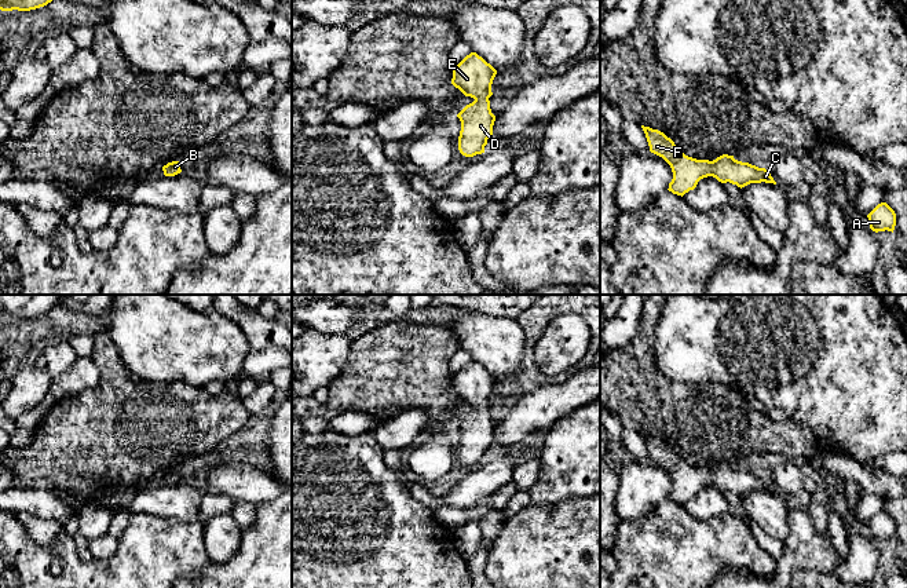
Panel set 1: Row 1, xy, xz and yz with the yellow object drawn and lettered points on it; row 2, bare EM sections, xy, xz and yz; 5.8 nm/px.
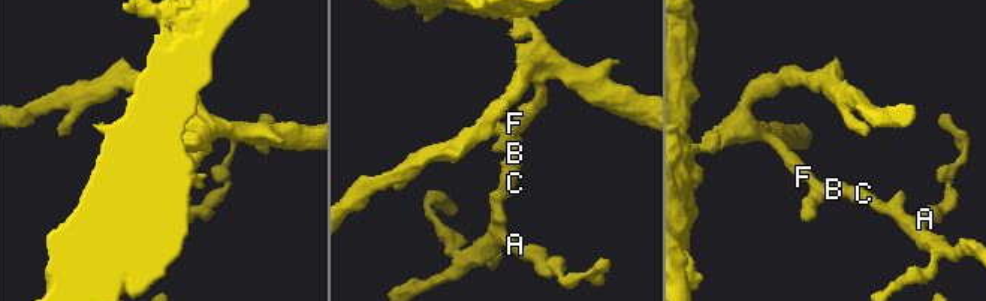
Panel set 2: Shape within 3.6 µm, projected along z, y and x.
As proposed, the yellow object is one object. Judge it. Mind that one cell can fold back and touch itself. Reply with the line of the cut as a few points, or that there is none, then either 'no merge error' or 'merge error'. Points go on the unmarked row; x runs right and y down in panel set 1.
no cut | no merge error

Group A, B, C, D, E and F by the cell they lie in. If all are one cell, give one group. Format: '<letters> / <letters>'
A B C D E F

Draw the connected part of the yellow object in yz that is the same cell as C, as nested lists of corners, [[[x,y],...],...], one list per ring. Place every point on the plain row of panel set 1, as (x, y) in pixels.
[[[641,434],[650,460],[662,465],[672,476],[673,487],[669,500],[684,504],[694,498],[703,486],[713,485],[721,492],[732,492],[745,496],[750,492],[773,492],[773,486],[765,476],[758,476],[749,471],[742,471],[734,464],[723,463],[713,470],[696,468],[685,464],[674,450],[663,441]]]

